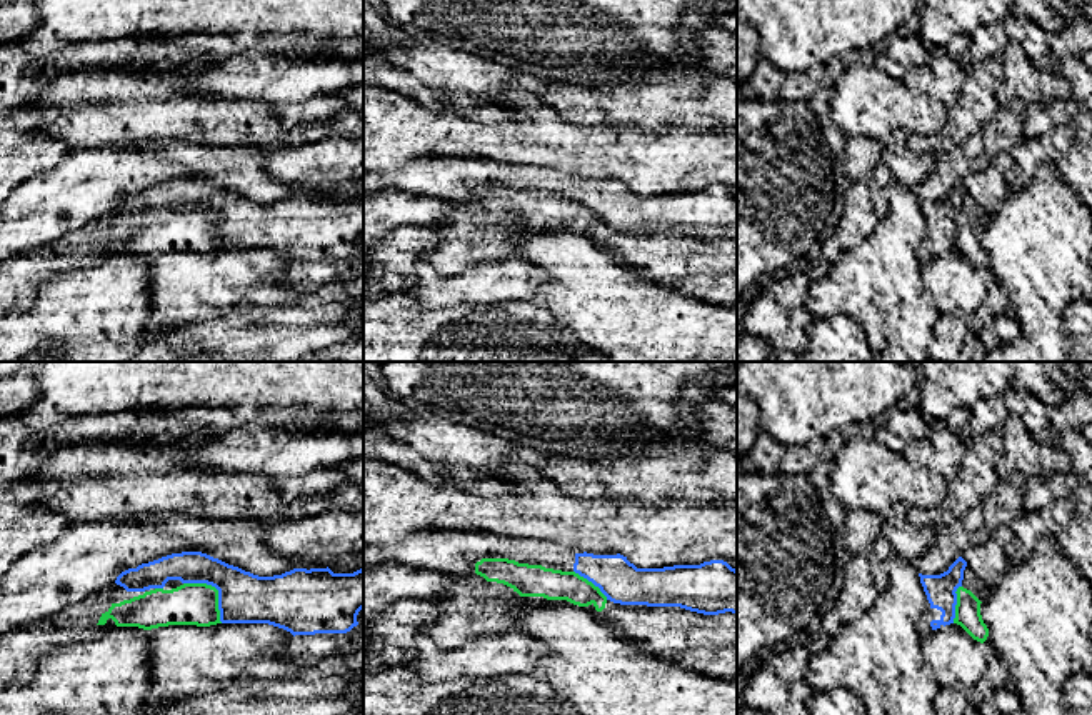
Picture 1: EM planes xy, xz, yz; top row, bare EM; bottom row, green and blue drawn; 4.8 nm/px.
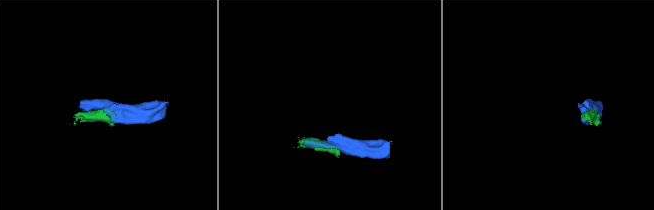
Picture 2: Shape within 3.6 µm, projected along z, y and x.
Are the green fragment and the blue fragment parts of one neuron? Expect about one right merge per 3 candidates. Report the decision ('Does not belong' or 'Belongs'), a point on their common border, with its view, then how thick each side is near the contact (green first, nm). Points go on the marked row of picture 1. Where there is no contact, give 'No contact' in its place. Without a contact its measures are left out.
Does not belong. Touches green at xy (217, 590). Thickness 200 nm (green) against 240 nm

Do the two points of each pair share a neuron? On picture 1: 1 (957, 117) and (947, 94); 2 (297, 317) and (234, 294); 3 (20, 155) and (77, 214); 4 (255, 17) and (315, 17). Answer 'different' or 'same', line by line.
1: different
2: different
3: different
4: same

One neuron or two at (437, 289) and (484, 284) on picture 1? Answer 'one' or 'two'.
one

